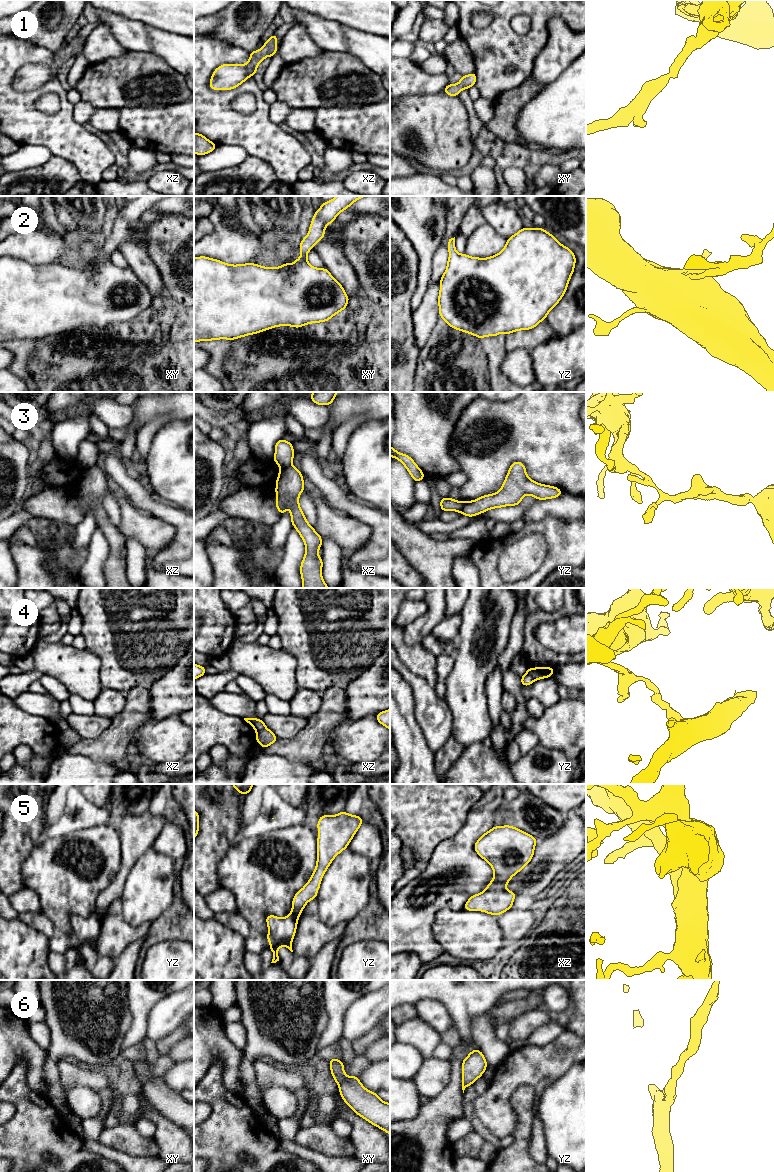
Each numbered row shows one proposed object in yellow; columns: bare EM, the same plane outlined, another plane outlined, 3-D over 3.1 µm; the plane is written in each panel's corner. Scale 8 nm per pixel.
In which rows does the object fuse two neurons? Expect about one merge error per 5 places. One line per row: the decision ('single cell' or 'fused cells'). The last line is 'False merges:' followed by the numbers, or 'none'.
1: single cell
2: single cell
3: fused cells
4: fused cells
5: single cell
6: single cell
False merges: 3, 4

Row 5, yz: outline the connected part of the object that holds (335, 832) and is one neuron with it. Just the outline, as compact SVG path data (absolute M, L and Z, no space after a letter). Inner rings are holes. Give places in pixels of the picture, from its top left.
M345 811L337 815L323 815L317 823L317 863L314 872L305 886L299 890L292 900L291 913L283 918L267 915L266 922L269 934L265 936L270 943L270 950L274 953L271 963L281 962L278 949L286 946L291 952L292 940L297 929L298 918L305 905L312 899L316 899L320 888L321 879L333 859L346 849L364 823L357 815L350 815Z

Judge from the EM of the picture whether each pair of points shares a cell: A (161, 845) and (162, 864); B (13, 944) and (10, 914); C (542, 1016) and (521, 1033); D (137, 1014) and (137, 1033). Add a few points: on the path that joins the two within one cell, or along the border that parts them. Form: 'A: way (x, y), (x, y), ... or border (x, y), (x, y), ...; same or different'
A: border (151, 847), (174, 861); different
B: border (17, 917), (10, 920); different
C: way (537, 1018), (526, 1028); same
D: way (137, 1019), (137, 1028); same

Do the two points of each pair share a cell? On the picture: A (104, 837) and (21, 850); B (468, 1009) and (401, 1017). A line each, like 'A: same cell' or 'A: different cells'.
A: different cells
B: different cells

